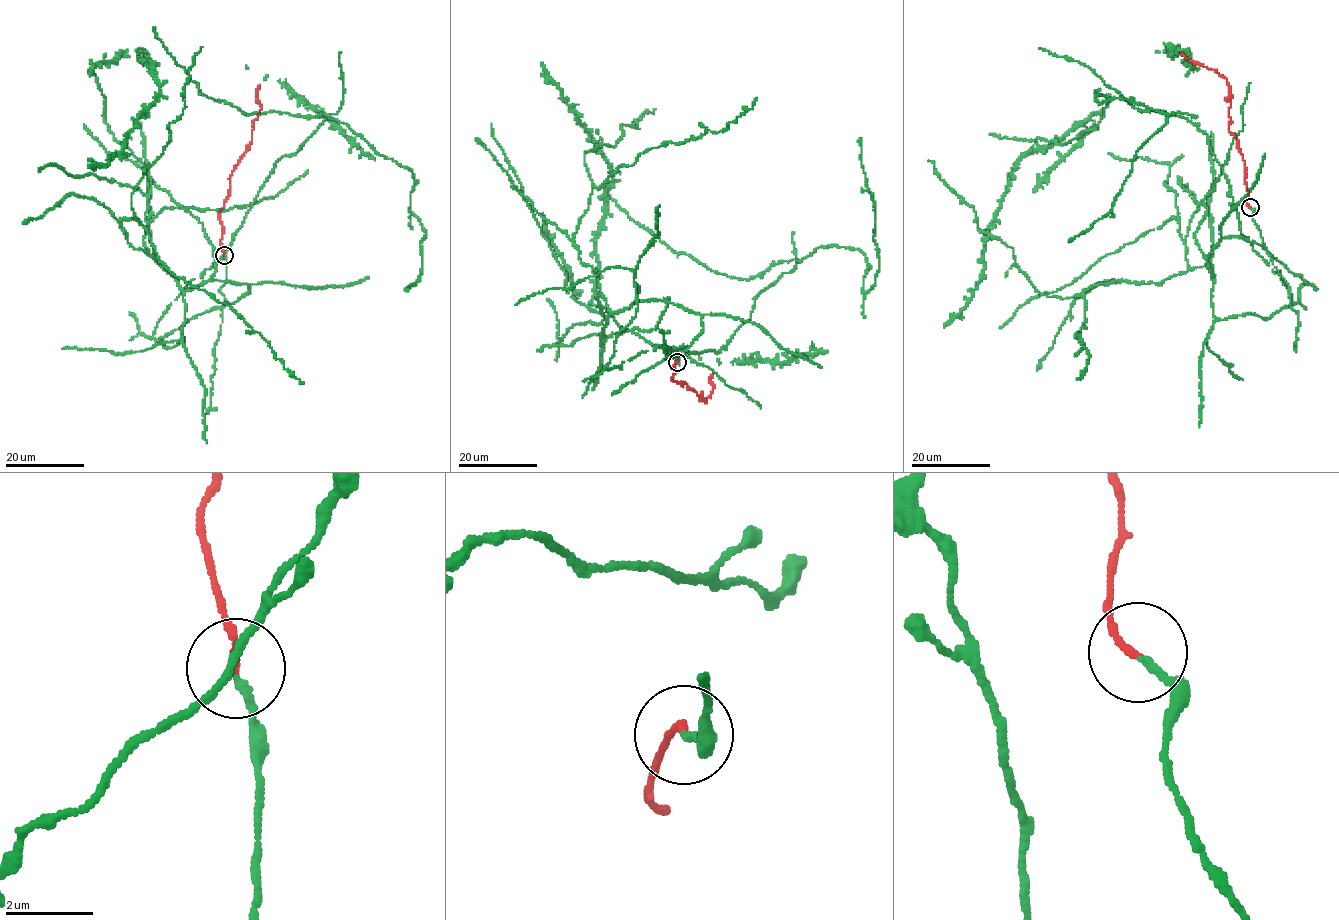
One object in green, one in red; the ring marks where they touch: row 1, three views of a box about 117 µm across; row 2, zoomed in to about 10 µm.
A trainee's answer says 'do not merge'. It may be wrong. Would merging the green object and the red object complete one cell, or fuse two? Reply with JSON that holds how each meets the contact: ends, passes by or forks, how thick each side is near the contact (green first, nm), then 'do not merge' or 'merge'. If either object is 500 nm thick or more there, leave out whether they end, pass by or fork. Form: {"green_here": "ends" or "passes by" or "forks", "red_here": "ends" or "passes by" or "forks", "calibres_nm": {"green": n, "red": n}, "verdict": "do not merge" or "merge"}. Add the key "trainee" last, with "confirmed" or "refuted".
{"green_here": "ends", "red_here": "ends", "calibres_nm": {"green": 170, "red": 150}, "verdict": "merge", "trainee": "refuted"}

